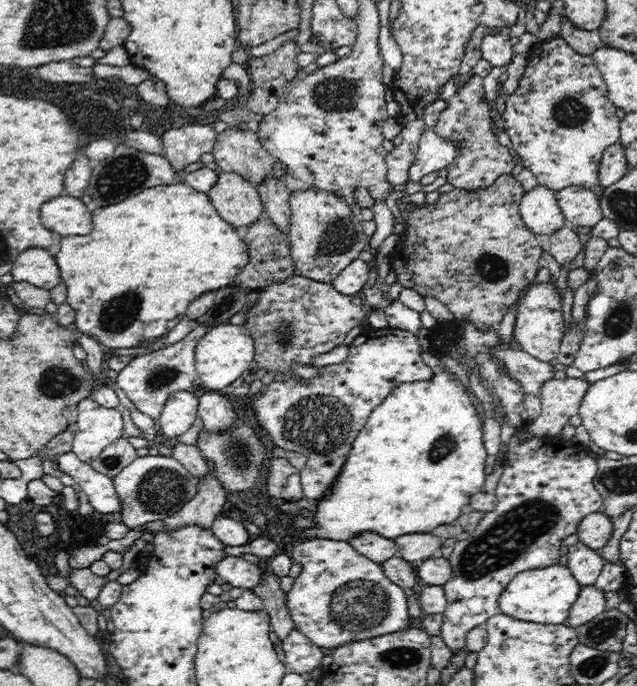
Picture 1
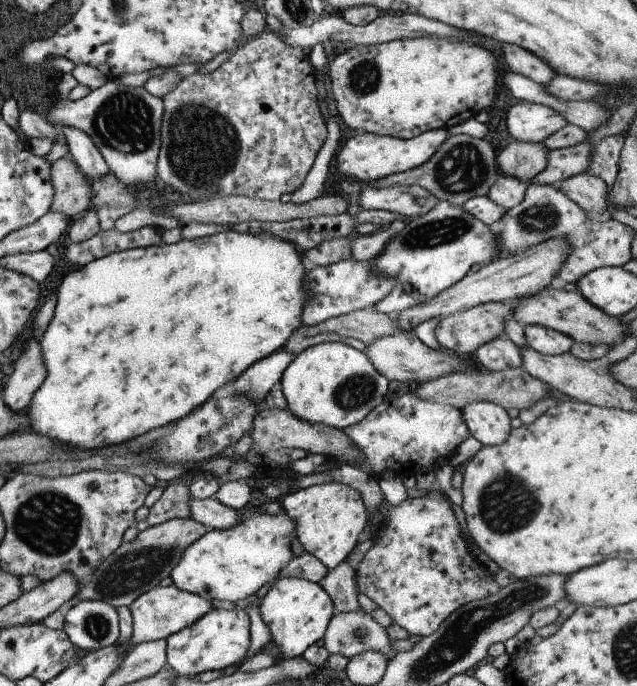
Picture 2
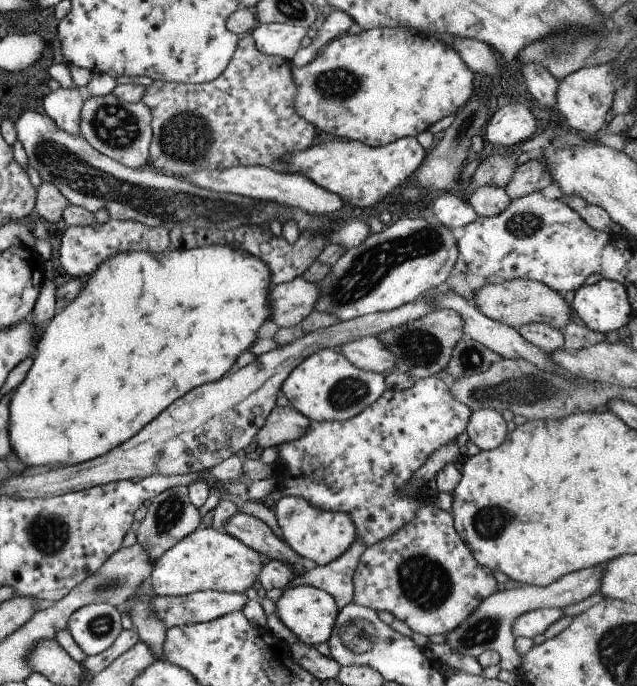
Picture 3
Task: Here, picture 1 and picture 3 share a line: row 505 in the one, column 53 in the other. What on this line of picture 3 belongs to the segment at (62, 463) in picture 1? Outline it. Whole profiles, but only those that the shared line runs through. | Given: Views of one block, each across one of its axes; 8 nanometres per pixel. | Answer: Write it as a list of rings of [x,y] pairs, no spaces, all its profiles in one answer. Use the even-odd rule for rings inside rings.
[[[61,88],[49,91],[43,96],[42,111],[57,125],[57,128],[79,136],[80,108],[82,107],[83,91],[79,88]]]

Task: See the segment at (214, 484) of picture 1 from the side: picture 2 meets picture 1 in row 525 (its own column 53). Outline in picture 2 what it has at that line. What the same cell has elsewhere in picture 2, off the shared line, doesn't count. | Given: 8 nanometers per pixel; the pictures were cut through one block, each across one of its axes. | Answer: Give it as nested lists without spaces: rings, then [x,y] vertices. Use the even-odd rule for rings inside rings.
[[[69,155],[59,158],[50,165],[52,202],[49,211],[63,214],[69,219],[77,219],[88,209],[92,193],[85,176],[76,168]]]

